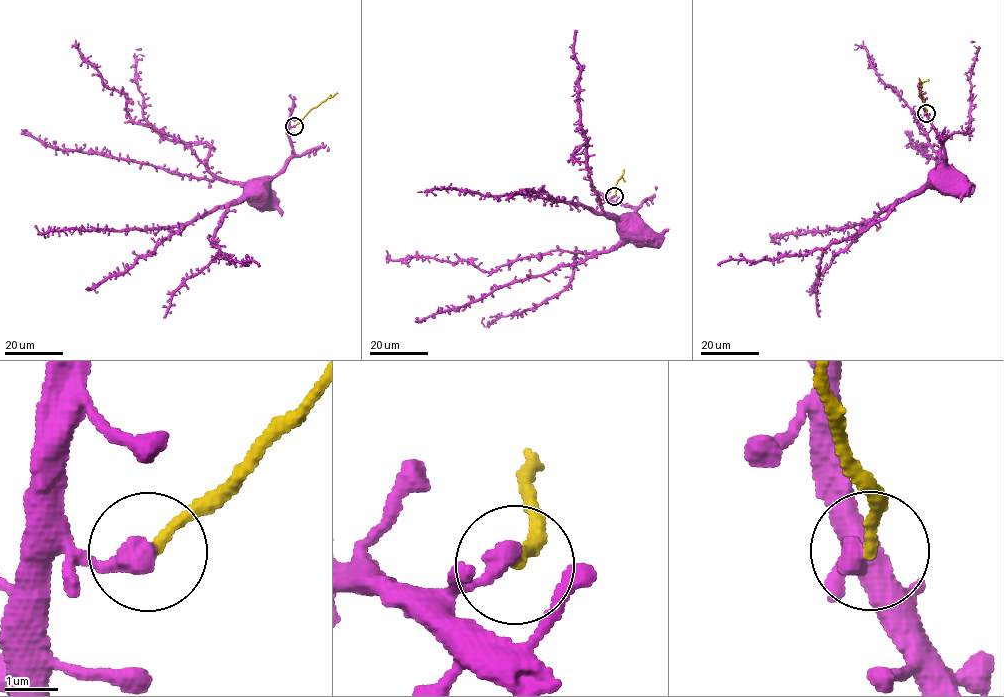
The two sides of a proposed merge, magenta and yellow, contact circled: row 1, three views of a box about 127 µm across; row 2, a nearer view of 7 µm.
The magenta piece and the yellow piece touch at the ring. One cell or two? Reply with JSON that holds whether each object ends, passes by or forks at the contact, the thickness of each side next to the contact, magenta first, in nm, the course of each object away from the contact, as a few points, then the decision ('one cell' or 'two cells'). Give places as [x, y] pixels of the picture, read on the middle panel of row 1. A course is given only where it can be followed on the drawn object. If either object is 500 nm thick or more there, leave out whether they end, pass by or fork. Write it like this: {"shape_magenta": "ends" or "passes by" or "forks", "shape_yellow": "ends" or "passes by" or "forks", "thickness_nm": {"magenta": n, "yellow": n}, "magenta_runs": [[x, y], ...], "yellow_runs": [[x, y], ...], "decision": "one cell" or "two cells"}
{"shape_magenta": "ends", "shape_yellow": "ends", "thickness_nm": {"magenta": 400, "yellow": 220}, "magenta_runs": [[615, 196], [612, 200], [636, 210], [635, 220], [520, 194], [443, 189], [417, 192]], "yellow_runs": [[615, 196], [615, 185], [624, 169]], "decision": "two cells"}

